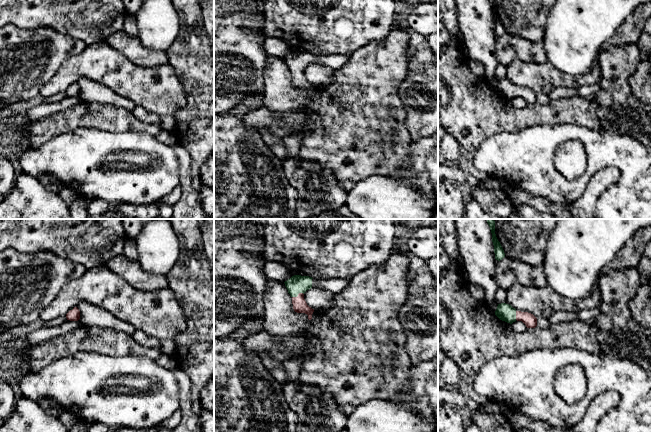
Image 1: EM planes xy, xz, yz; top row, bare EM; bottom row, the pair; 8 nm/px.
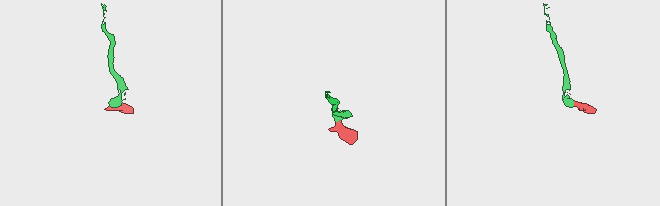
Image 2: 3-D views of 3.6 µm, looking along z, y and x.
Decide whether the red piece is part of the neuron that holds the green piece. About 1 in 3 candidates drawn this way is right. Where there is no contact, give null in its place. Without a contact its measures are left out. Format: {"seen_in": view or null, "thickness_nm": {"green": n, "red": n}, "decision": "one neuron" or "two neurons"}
{"seen_in": "xz", "thickness_nm": {"green": 150, "red": 110}, "decision": "one neuron"}

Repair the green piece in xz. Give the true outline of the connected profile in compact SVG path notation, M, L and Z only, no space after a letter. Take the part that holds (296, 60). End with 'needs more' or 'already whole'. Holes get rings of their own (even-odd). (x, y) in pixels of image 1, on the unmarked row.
M294 51L284 59L288 69L292 73L294 87L307 90L308 95L311 96L314 85L307 81L304 75L304 69L311 64L317 64L337 70L343 67L348 62L349 58L350 55L321 56L309 52Z; needs more

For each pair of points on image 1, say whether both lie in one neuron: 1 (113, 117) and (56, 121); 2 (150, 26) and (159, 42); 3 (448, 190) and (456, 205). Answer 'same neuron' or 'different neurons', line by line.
1: same neuron
2: same neuron
3: same neuron

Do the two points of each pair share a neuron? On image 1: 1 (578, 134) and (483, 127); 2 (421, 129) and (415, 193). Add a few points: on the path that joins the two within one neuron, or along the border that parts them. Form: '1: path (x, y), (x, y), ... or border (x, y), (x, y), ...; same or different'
1: border (543, 124), (497, 133); different
2: border (427, 136), (412, 140); different

